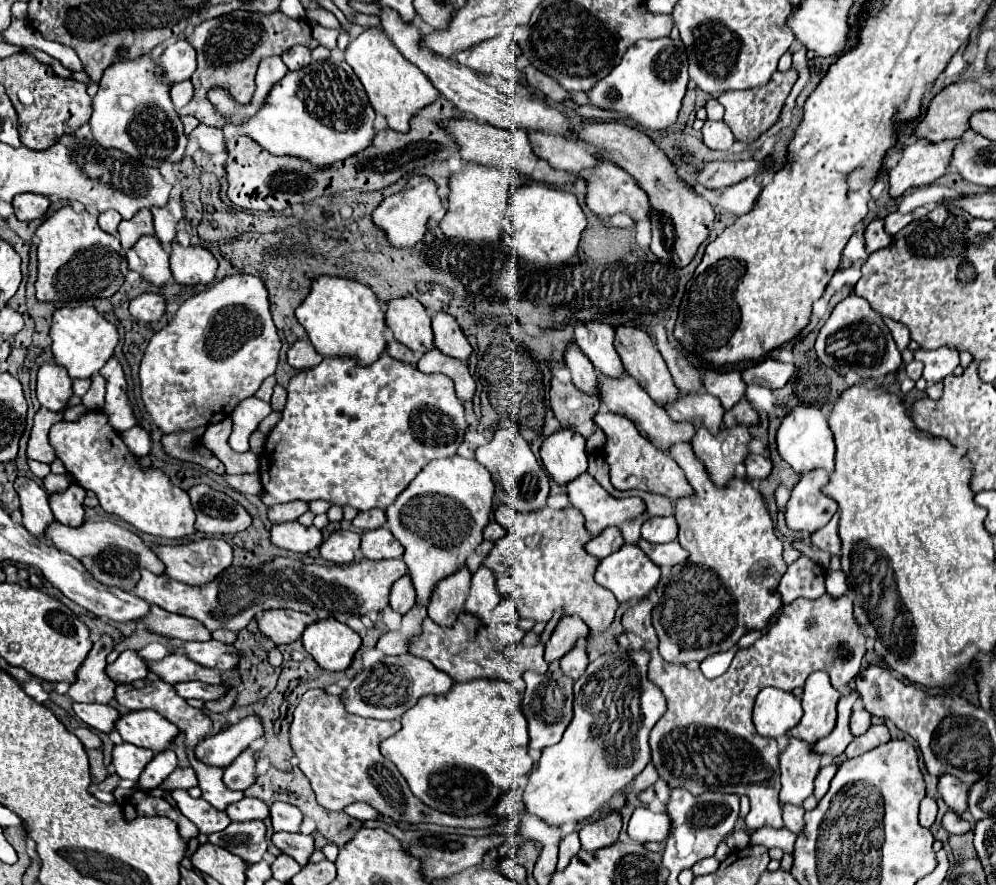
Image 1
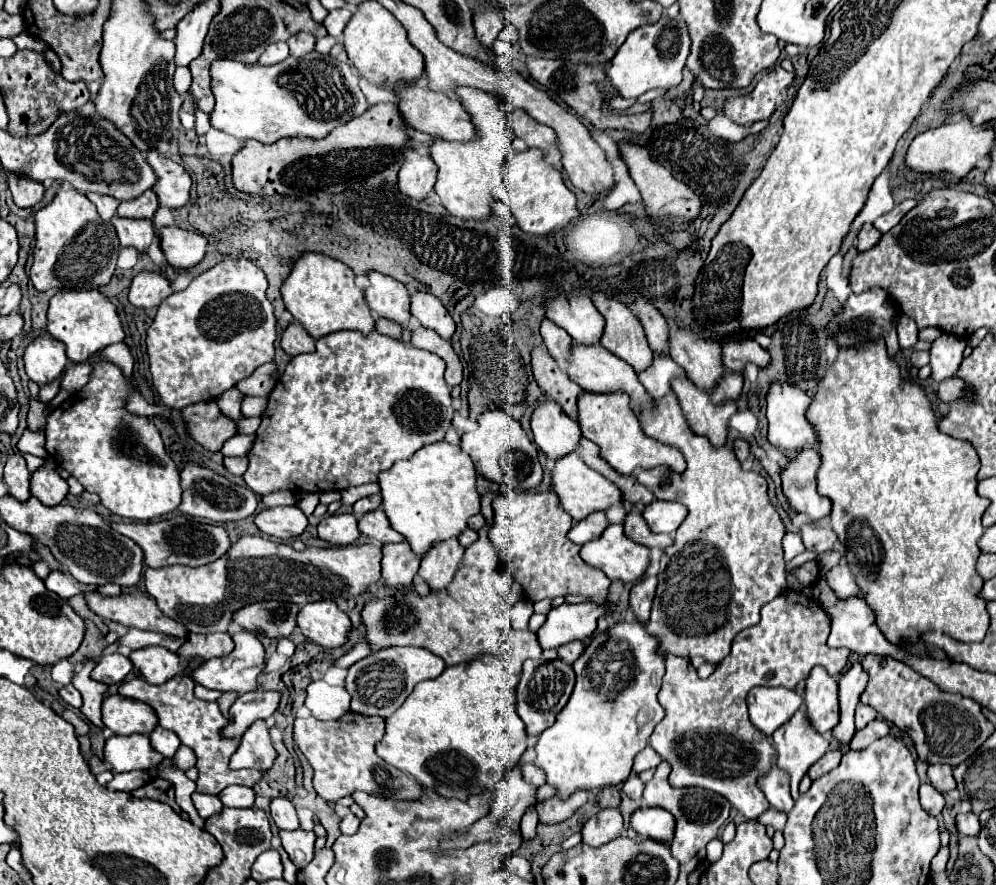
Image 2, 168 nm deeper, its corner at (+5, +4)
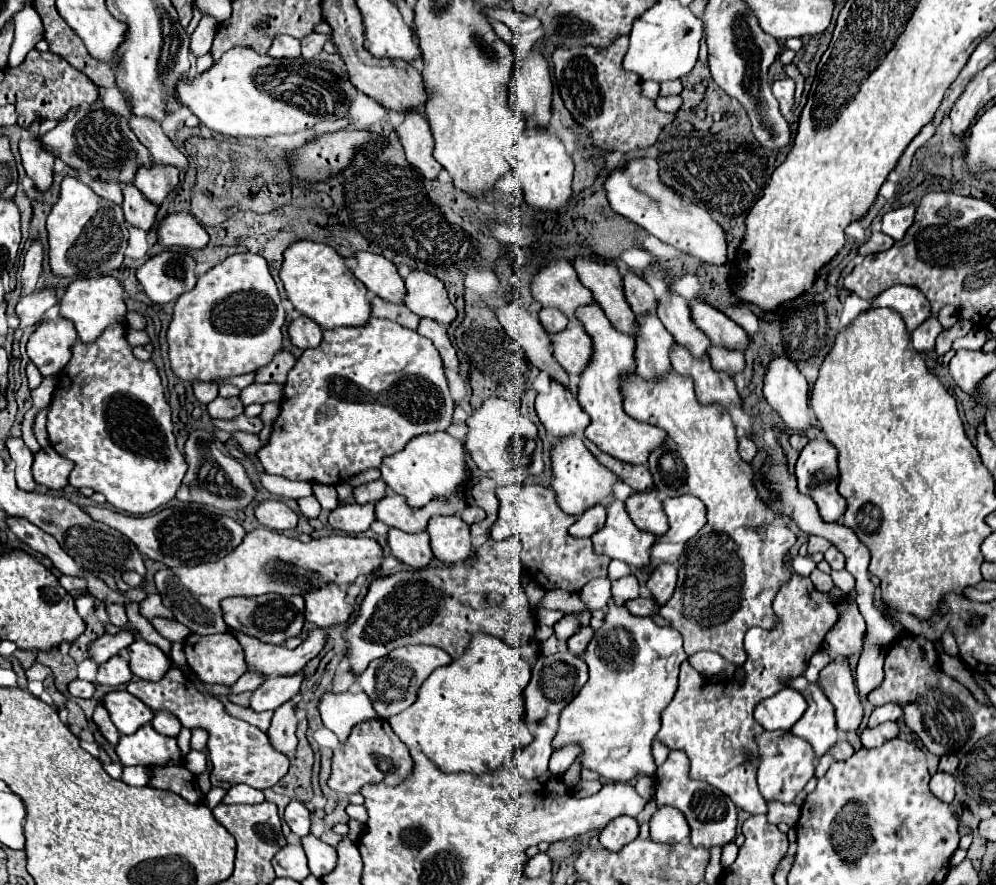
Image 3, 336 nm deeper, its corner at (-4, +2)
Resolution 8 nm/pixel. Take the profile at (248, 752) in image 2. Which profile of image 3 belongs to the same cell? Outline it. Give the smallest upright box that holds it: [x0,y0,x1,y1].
[269,701,297,755]

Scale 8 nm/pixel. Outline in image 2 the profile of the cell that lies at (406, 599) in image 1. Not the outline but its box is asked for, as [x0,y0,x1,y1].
[382,541,420,587]

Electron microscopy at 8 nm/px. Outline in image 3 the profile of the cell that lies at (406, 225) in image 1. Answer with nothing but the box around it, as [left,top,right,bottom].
[395,109,441,179]

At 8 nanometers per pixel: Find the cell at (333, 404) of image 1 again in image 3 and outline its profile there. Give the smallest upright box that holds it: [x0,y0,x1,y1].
[259,317,453,483]

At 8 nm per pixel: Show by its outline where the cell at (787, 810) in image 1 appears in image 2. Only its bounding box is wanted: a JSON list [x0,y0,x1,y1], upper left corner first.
[760,765,794,813]

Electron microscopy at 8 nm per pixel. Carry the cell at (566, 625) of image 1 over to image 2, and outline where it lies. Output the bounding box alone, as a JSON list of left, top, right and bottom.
[538,603,606,649]

